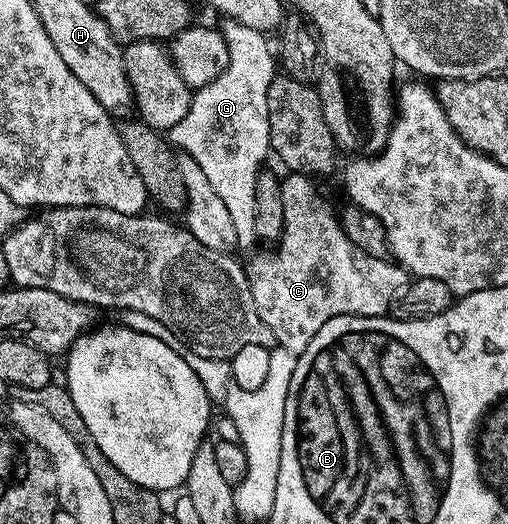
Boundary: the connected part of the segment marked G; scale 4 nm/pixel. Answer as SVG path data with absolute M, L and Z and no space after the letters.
M225 19L220 29L229 50L229 64L226 69L210 85L193 93L188 116L180 120L168 132L171 145L177 148L185 157L196 160L204 176L208 176L208 184L216 191L216 196L224 200L228 212L232 216L232 224L236 224L238 246L255 245L256 232L256 180L263 169L262 161L270 149L270 92L271 86L278 77L278 60L268 46L269 39L259 30L250 29L234 19Z

